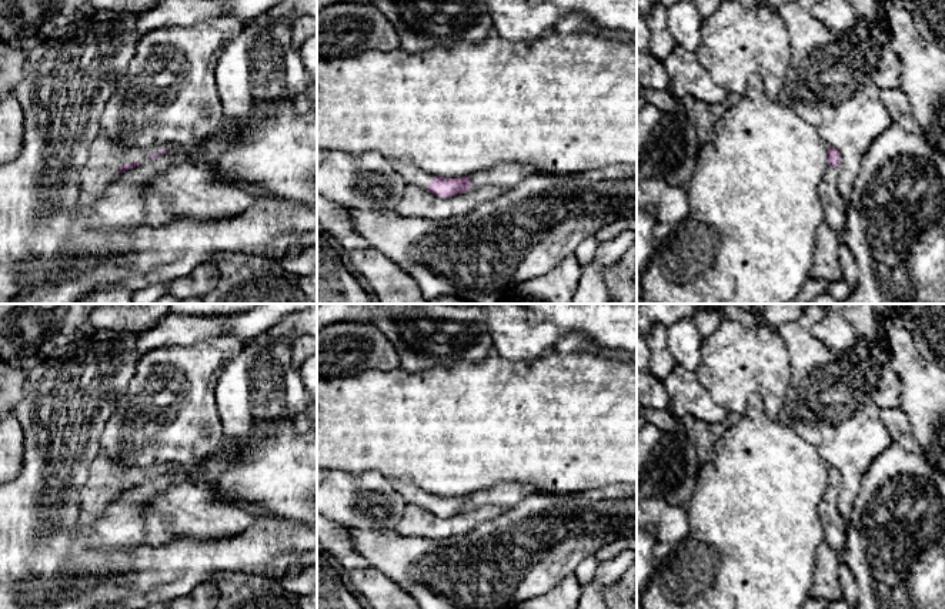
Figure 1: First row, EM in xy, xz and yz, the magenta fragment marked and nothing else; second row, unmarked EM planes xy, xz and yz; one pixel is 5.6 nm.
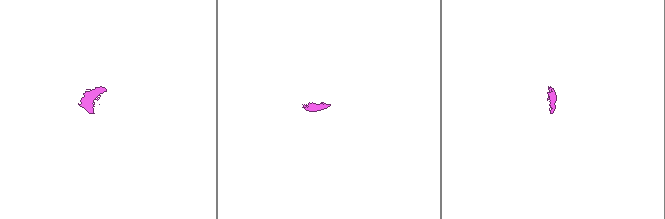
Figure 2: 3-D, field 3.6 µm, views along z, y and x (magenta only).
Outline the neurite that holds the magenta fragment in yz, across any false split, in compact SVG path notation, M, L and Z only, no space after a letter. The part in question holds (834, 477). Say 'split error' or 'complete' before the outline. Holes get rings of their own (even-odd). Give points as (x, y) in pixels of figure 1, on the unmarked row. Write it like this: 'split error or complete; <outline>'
split error; M828 466L828 482L818 513L825 533L824 541L841 556L847 548L847 523L838 508L841 474L834 466Z

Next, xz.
split error; M407 479L393 481L393 485L395 491L404 496L407 503L414 503L441 518L451 518L454 515L467 512L471 508L488 505L500 506L501 509L508 511L527 496L552 493L541 491L534 485L500 483L487 489L481 489L470 496L443 498L421 491L414 482Z

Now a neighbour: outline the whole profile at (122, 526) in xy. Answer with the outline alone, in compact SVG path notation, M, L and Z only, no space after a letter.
M223 438L214 454L201 464L167 465L167 474L147 478L138 486L118 493L100 516L83 518L71 541L71 553L86 549L108 553L110 561L97 578L116 579L118 573L113 569L114 555L117 552L133 555L147 543L146 509L154 498L166 493L177 482L200 485L211 493L221 493L220 478L238 452L240 446L234 439Z

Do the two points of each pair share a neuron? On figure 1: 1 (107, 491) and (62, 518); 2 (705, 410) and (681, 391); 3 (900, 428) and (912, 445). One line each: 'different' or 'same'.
1: different
2: same
3: same

